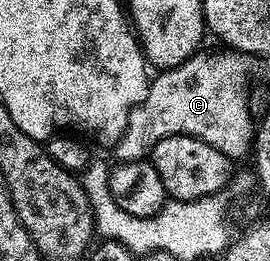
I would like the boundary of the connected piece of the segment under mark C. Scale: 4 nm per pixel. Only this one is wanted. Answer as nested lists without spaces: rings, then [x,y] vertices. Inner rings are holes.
[[[205,50],[197,51],[187,61],[176,68],[165,68],[160,77],[153,79],[148,85],[148,93],[140,104],[132,107],[130,118],[126,122],[126,130],[115,142],[116,160],[121,164],[129,164],[135,160],[151,157],[154,146],[162,138],[171,136],[193,136],[210,146],[214,146],[222,154],[230,158],[249,155],[254,144],[254,116],[248,113],[248,63],[249,57],[235,50],[220,50],[211,56]]]

